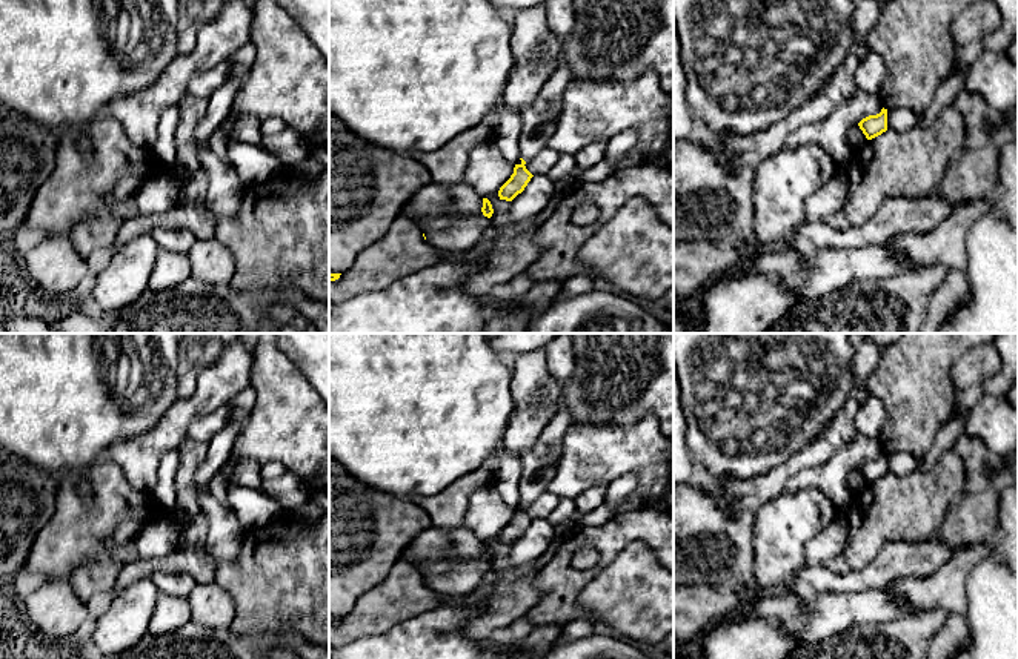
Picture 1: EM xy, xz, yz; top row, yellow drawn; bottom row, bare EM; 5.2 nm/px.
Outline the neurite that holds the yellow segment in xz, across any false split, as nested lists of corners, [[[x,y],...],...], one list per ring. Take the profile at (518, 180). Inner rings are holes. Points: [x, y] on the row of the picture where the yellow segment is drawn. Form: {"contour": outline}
{"contour": [[[560,58],[558,68],[543,84],[537,98],[521,111],[520,155],[521,163],[515,164],[511,178],[500,187],[500,200],[512,201],[524,190],[534,177],[526,163],[534,160],[555,132],[561,111],[561,100],[567,84],[574,80],[567,63]]]}

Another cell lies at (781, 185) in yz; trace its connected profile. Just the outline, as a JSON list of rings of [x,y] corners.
[[[817,143],[783,146],[758,163],[752,181],[755,247],[769,249],[793,243],[793,233],[807,221],[806,201],[833,177],[830,154]]]

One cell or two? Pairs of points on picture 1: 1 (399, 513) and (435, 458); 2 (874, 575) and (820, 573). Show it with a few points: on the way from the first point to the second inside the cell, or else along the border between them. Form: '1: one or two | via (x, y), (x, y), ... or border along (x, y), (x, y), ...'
1: two | border along (372, 487), (408, 498)
2: one | via (860, 579), (834, 581)

